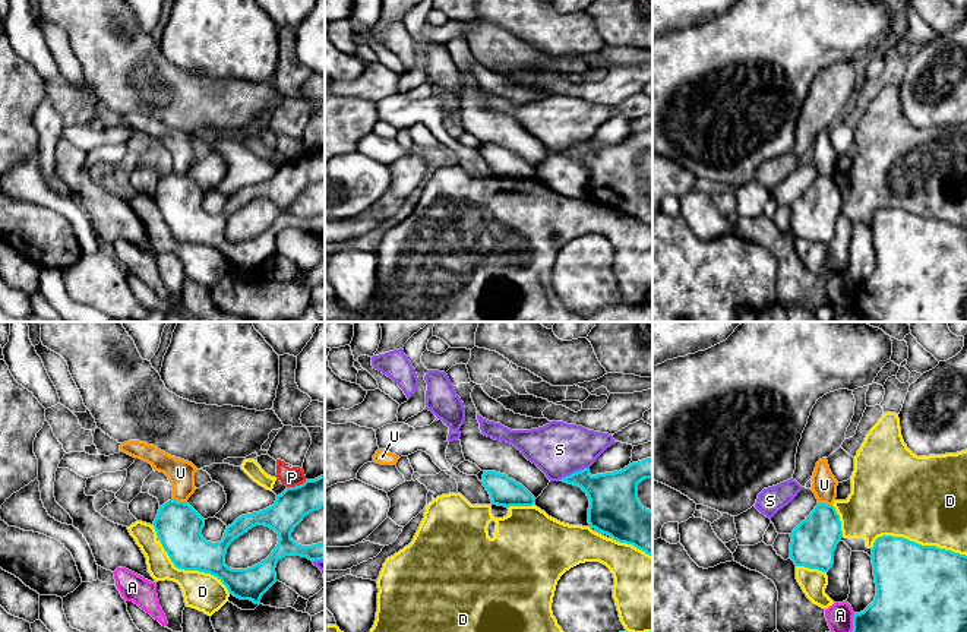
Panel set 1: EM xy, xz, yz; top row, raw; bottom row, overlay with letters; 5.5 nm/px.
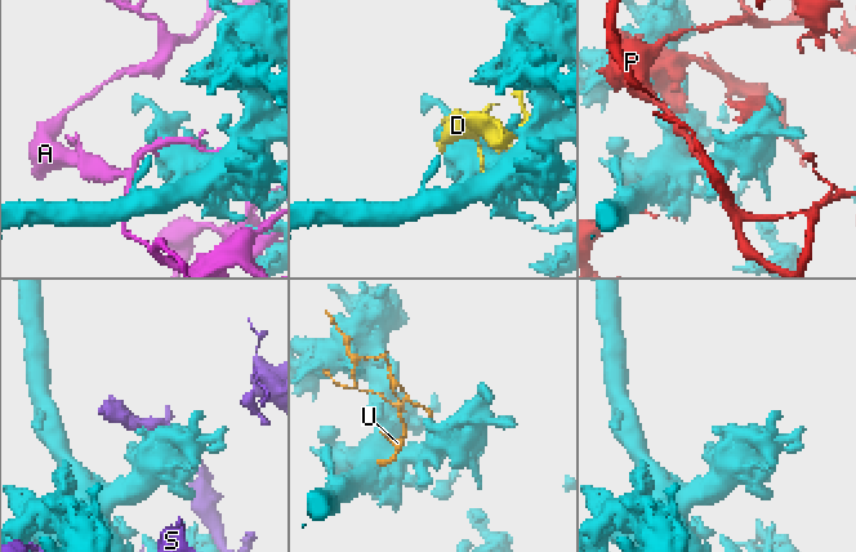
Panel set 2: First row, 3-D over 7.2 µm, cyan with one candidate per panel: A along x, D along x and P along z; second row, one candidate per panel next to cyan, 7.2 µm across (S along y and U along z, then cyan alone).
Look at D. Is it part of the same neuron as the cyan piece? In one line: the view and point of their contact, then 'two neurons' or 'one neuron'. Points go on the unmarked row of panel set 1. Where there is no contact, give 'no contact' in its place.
meets cyan in yz at (916, 215); two neurons

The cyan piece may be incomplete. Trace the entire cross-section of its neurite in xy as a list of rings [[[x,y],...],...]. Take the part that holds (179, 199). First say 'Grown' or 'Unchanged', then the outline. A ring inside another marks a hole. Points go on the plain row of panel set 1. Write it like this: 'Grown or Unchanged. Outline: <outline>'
Unchanged. Outline: [[[325,148],[287,159],[272,178],[238,189],[227,199],[218,215],[202,208],[205,192],[184,174],[168,173],[159,178],[154,200],[176,240],[199,243],[217,249],[230,266],[260,276],[262,268],[276,255],[276,236],[285,228],[309,233],[325,231],[325,214],[301,218],[291,211],[294,200],[306,187],[325,180]],[[256,198],[265,198],[278,206],[278,217],[260,236],[247,241],[225,237],[228,218]]]

